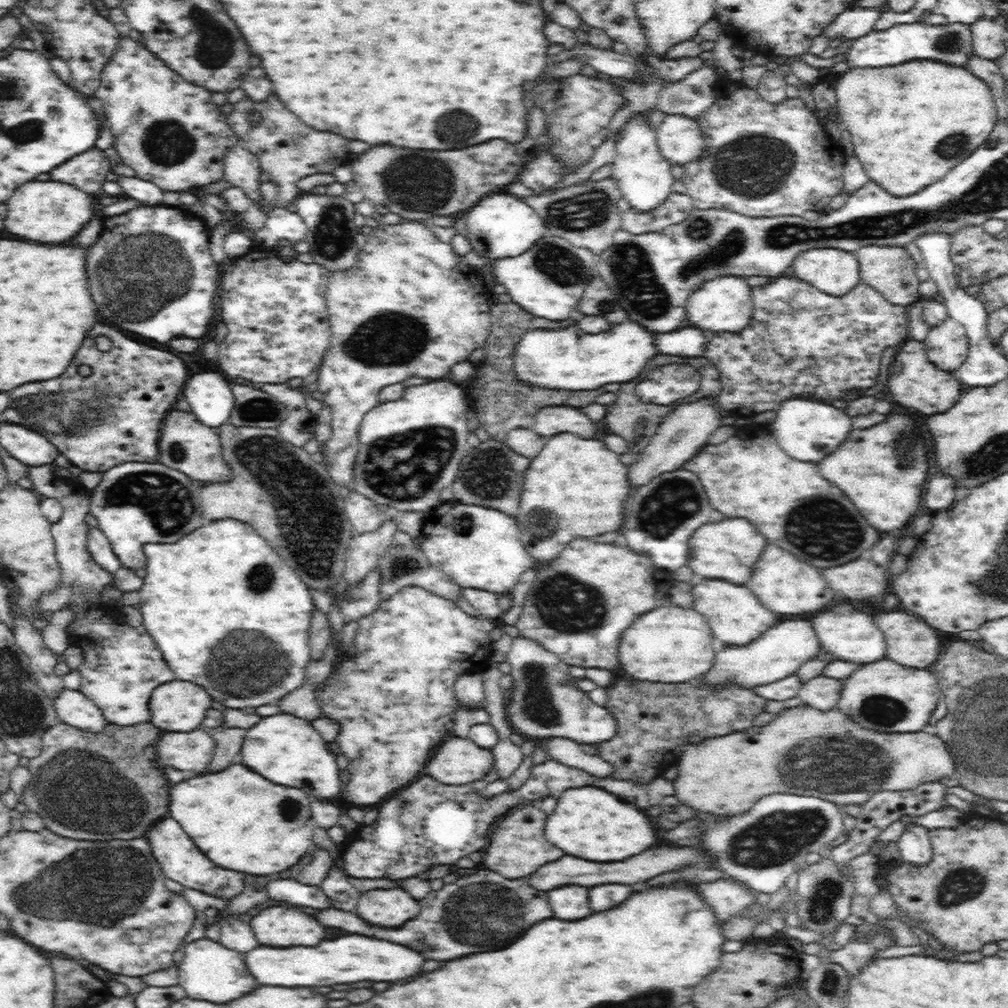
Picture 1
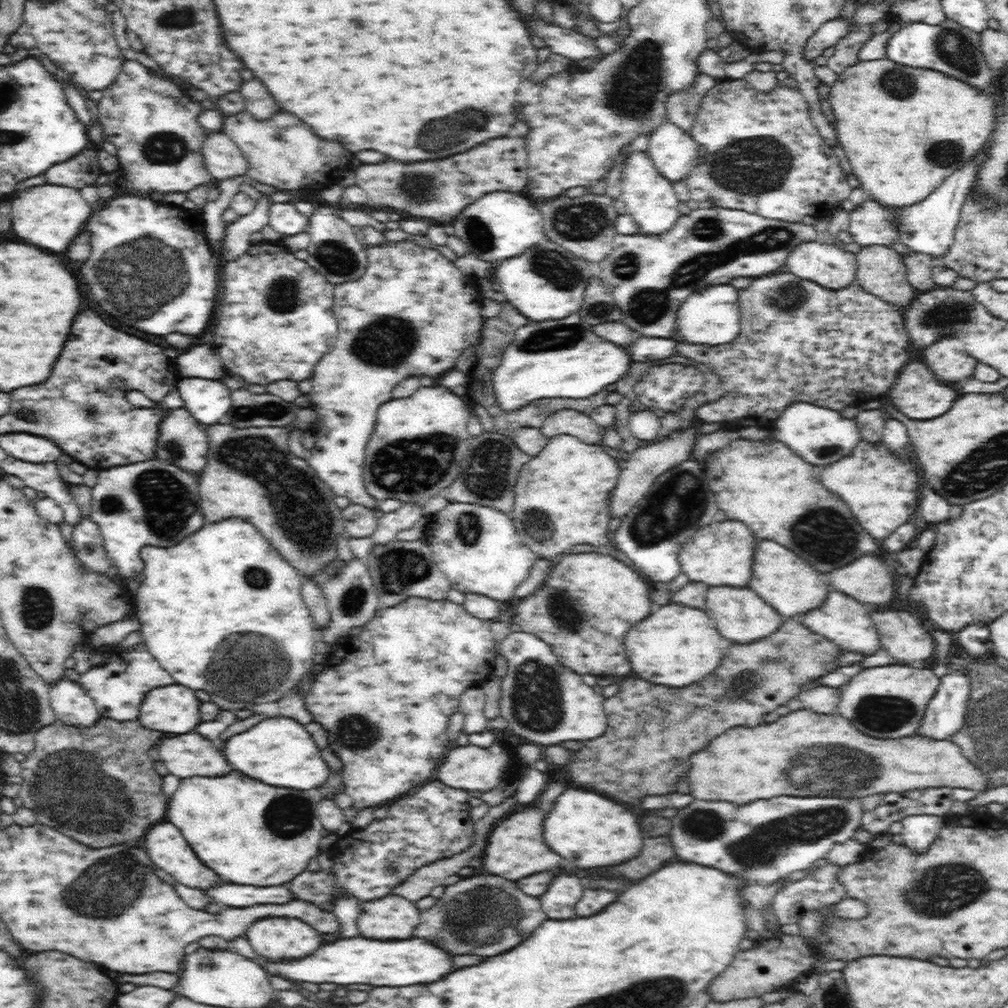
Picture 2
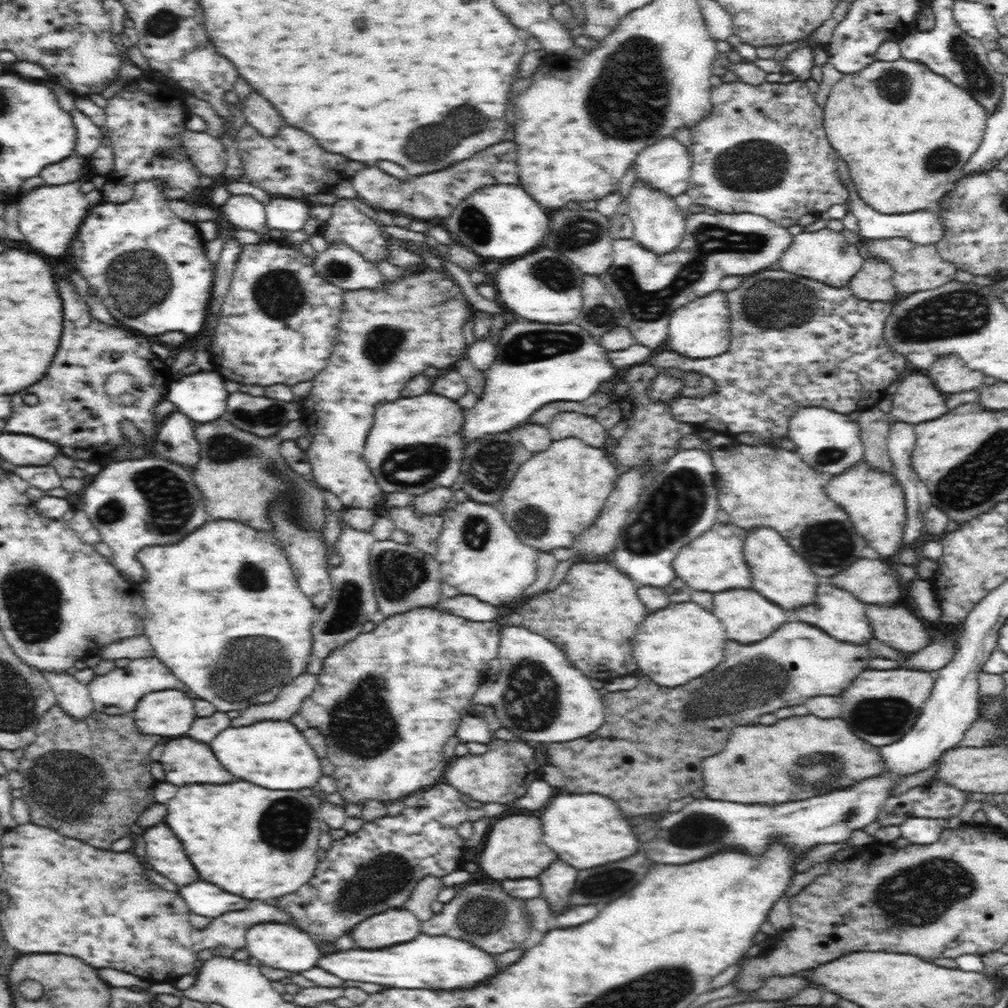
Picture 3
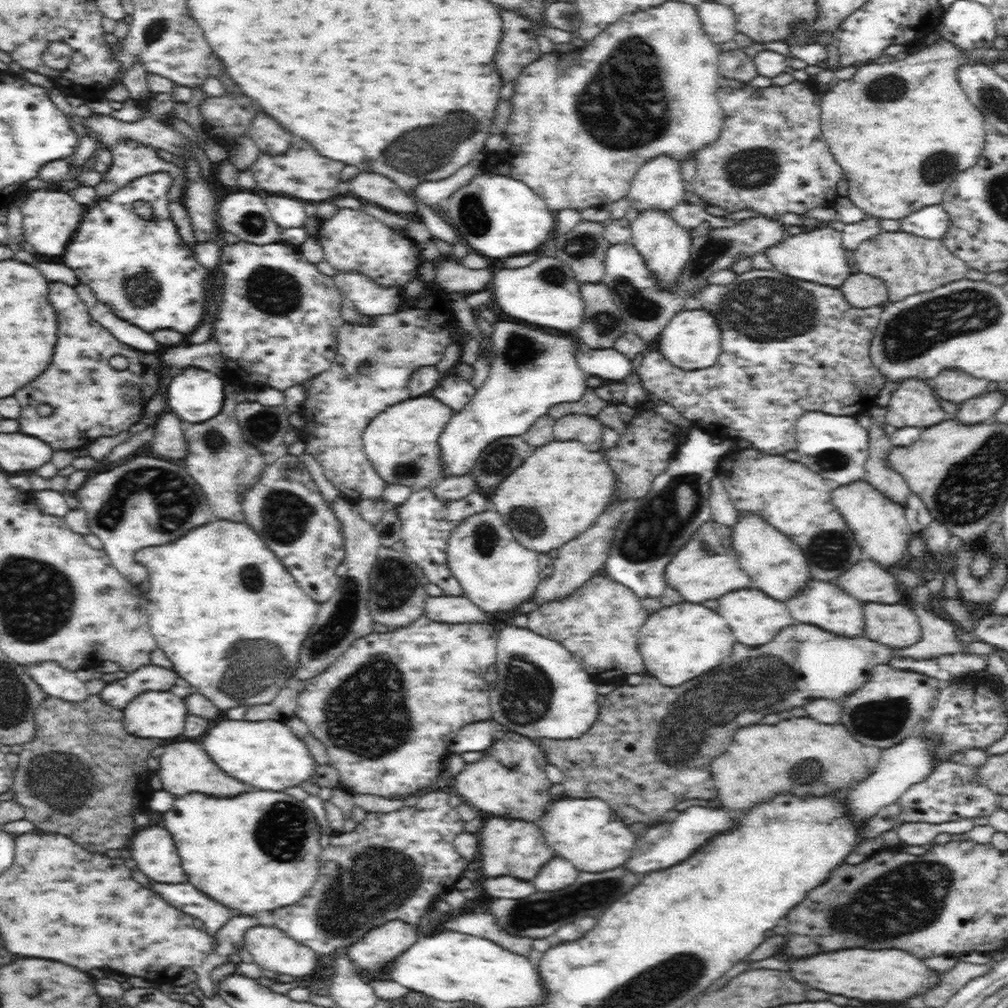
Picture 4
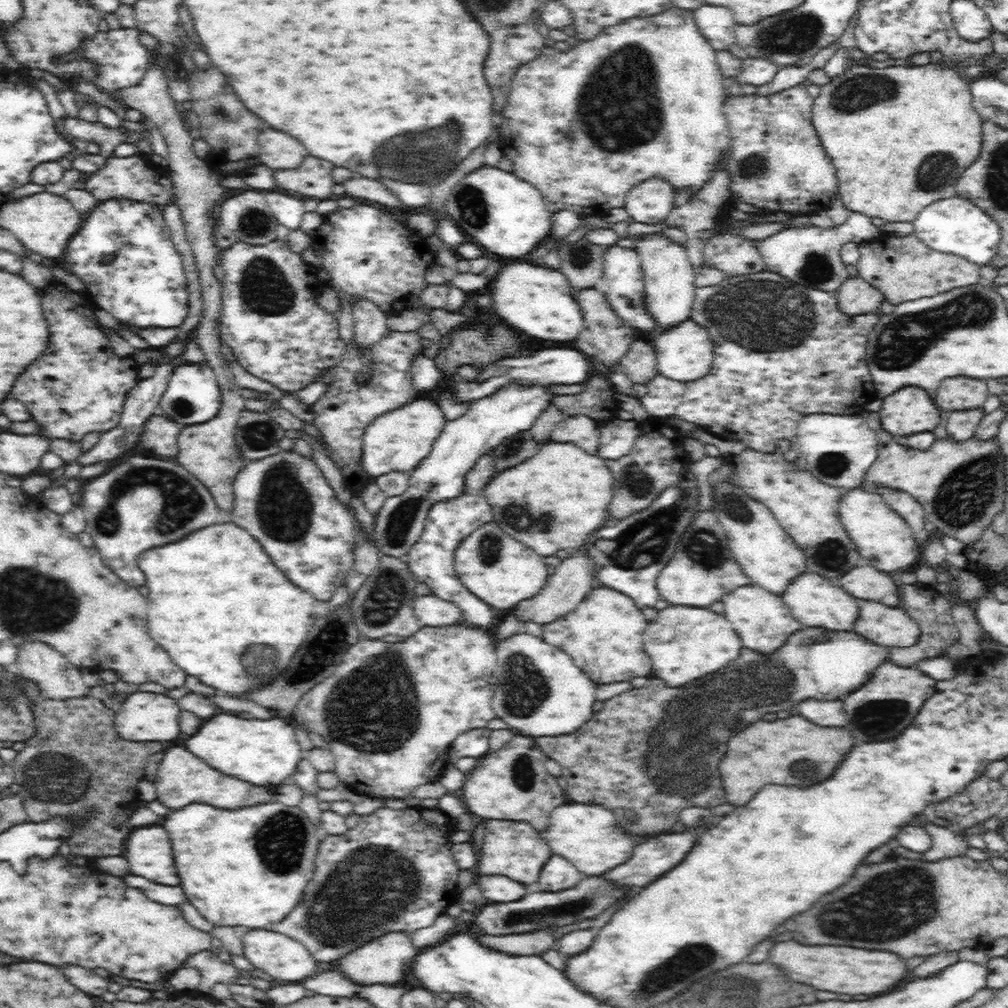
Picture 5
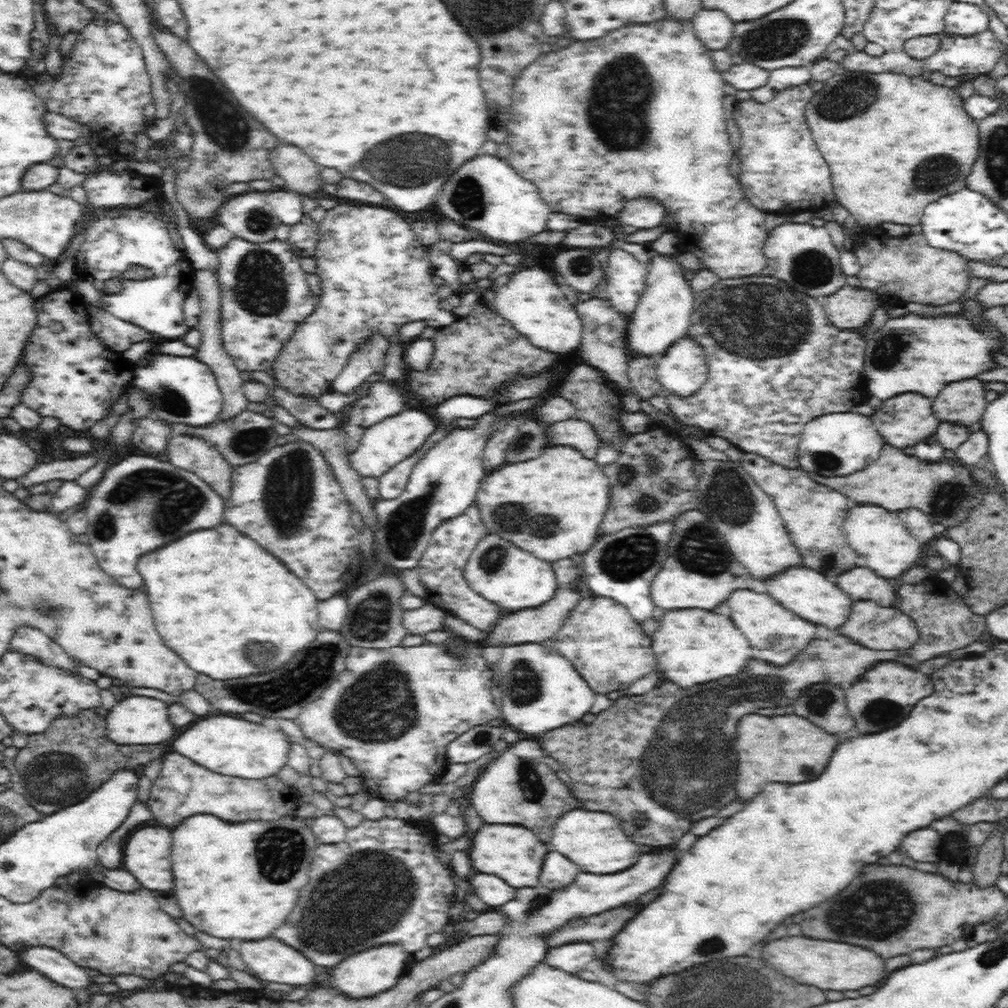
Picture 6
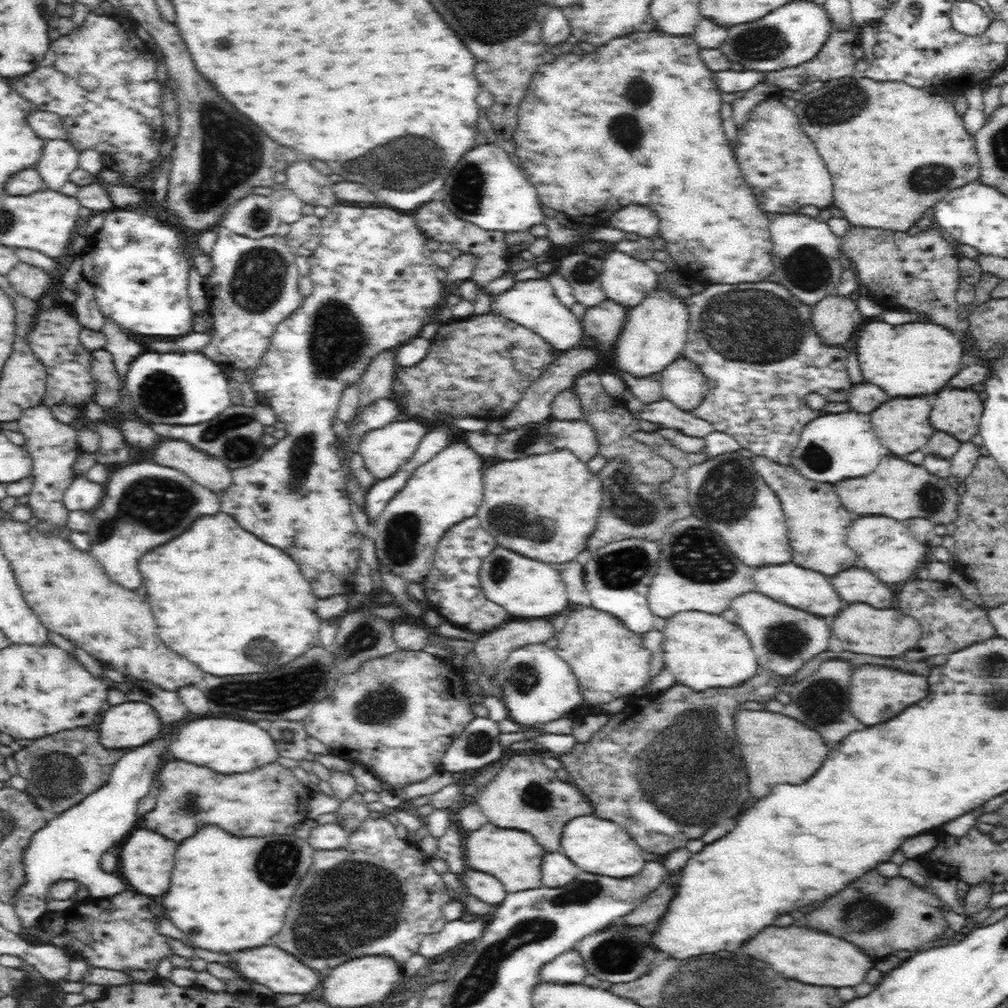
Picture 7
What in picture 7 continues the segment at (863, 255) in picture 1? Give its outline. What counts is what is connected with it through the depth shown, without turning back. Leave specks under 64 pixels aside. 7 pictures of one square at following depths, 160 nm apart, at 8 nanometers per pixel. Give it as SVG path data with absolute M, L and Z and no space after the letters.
M834 295L812 305L809 316L813 333L828 349L846 346L862 320L856 302Z

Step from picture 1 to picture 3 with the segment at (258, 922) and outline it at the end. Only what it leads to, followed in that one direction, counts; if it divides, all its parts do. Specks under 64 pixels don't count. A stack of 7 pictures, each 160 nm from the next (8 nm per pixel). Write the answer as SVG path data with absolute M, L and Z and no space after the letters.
M264 923L251 926L246 933L246 946L250 956L259 960L262 965L286 972L306 972L314 968L320 960L316 942L310 936L304 936L300 930L286 924Z

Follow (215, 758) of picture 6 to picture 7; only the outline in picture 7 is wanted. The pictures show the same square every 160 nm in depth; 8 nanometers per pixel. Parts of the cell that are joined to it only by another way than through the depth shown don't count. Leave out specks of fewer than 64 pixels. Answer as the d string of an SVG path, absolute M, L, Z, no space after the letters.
M200 718L178 732L168 756L194 766L206 766L216 772L238 774L275 762L279 757L275 746L276 739L270 731L260 730L258 726L248 722L230 718Z

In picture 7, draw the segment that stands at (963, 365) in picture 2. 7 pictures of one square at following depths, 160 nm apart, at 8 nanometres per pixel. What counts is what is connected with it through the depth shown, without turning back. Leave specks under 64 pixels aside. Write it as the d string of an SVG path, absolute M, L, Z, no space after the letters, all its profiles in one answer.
M946 390L936 394L930 414L930 426L935 431L944 432L962 443L979 433L983 405L977 393L966 390Z

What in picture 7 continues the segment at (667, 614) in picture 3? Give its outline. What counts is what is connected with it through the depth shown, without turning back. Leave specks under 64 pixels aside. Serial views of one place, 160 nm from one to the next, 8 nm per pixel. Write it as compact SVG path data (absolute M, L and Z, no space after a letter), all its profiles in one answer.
M684 612L669 618L663 636L663 662L680 685L704 692L706 689L736 686L758 672L752 644L744 630L722 616Z

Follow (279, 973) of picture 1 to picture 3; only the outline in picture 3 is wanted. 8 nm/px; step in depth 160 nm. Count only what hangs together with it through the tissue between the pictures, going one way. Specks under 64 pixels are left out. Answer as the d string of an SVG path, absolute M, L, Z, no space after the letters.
M420 934L416 940L392 946L388 950L350 950L346 954L332 954L320 960L322 968L330 970L332 974L344 980L358 980L352 982L365 984L384 984L391 988L426 990L474 990L482 985L487 985L497 979L497 976L509 966L502 966L493 952L480 948L475 942L466 938L452 936L428 936Z

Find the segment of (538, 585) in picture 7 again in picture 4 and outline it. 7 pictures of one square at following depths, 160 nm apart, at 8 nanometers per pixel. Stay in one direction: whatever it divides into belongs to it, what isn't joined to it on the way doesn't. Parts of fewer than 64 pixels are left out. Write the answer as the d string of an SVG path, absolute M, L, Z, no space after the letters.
M496 510L476 514L462 522L448 539L447 561L464 589L464 597L489 615L512 610L534 594L536 585L544 577L539 555L516 542Z

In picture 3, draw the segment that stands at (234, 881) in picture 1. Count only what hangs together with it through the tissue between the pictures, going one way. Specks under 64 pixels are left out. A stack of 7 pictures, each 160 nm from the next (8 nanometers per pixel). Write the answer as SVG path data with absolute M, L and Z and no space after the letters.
M164 822L151 826L144 834L146 862L152 866L152 870L180 888L196 882L198 878L182 852L180 842L176 840L176 835Z

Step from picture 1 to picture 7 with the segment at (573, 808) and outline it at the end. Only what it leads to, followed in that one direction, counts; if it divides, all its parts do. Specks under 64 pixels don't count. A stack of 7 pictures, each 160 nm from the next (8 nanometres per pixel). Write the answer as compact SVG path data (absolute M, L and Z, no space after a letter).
M595 814L584 816L584 818L572 819L566 830L563 830L561 850L564 856L570 858L580 868L580 872L626 880L625 878L638 876L652 858L652 854L642 850L642 847L630 836L615 821L600 819Z

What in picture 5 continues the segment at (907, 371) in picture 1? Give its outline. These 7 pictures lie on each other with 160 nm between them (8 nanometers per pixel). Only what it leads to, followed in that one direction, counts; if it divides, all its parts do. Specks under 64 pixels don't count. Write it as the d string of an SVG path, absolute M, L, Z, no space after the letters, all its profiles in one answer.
M904 388L882 400L881 428L892 436L939 433L943 420L932 398L920 388Z

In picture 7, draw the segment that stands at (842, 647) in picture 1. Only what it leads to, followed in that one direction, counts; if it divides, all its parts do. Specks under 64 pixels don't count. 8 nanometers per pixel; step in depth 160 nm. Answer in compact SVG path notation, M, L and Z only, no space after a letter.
M791 562L756 568L752 582L756 582L756 591L766 594L768 598L812 612L812 614L828 616L828 614L836 614L848 606L844 600L838 598L838 594L834 592L834 588L826 576L822 576L813 570L800 568Z

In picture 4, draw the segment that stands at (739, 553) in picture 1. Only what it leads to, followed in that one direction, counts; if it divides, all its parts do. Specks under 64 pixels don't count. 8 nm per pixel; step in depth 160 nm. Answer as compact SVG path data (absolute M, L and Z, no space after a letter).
M713 519L702 522L692 534L692 538L684 544L676 556L672 557L672 562L664 570L664 584L676 590L686 602L706 602L706 600L716 600L732 590L748 588L750 578L744 574L742 567L736 560L736 554L732 550L730 527Z

